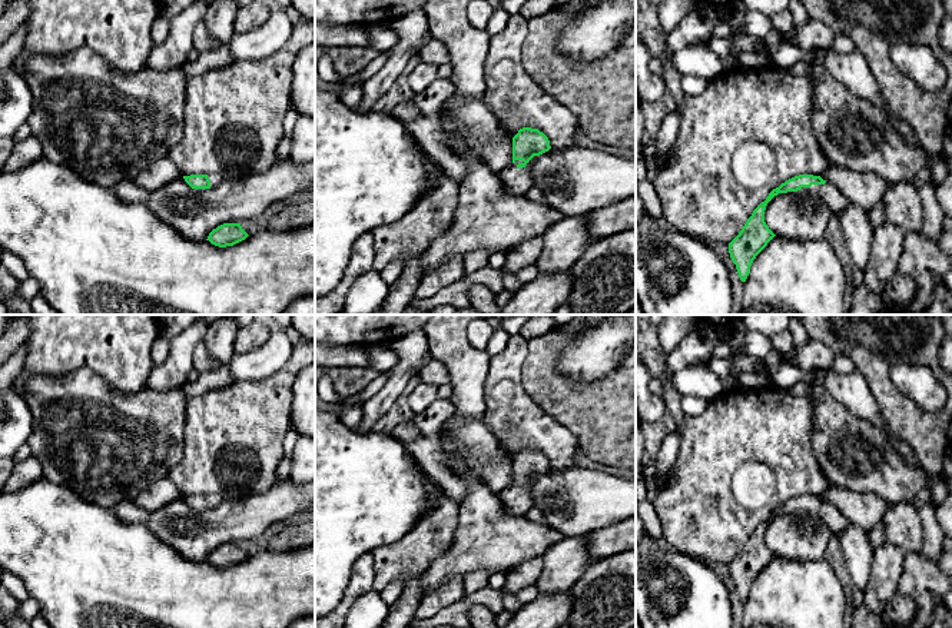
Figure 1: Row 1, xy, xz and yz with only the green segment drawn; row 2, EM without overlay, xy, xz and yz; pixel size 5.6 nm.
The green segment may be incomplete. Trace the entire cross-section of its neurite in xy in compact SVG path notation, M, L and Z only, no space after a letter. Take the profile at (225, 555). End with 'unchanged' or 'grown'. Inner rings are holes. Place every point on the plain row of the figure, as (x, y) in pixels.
M223 544L213 549L206 561L215 566L226 568L245 561L248 556L241 544Z | unchanged

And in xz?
M523 448L513 458L513 484L500 501L508 515L523 516L533 505L531 482L551 469L548 458L538 449Z | grown

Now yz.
M799 495L773 509L766 521L753 531L739 555L729 564L729 574L742 602L746 602L756 577L776 556L764 542L767 524L779 514L797 511L817 515L835 535L840 534L850 525L850 522L832 504L823 501L820 496Z | grown

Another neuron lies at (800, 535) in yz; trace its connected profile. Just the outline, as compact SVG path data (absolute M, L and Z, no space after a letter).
M797 511L774 516L766 526L764 542L777 556L819 561L825 559L832 535L817 515Z

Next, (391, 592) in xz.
M392 582L381 591L381 597L388 605L392 605L399 598L402 589L404 589L402 582Z

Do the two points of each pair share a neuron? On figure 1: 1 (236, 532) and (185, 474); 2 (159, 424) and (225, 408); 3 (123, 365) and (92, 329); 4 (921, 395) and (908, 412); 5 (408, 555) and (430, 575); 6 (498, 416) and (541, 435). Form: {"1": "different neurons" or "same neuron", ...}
{"1": "different neurons", "2": "different neurons", "3": "same neuron", "4": "different neurons", "5": "different neurons", "6": "same neuron"}

